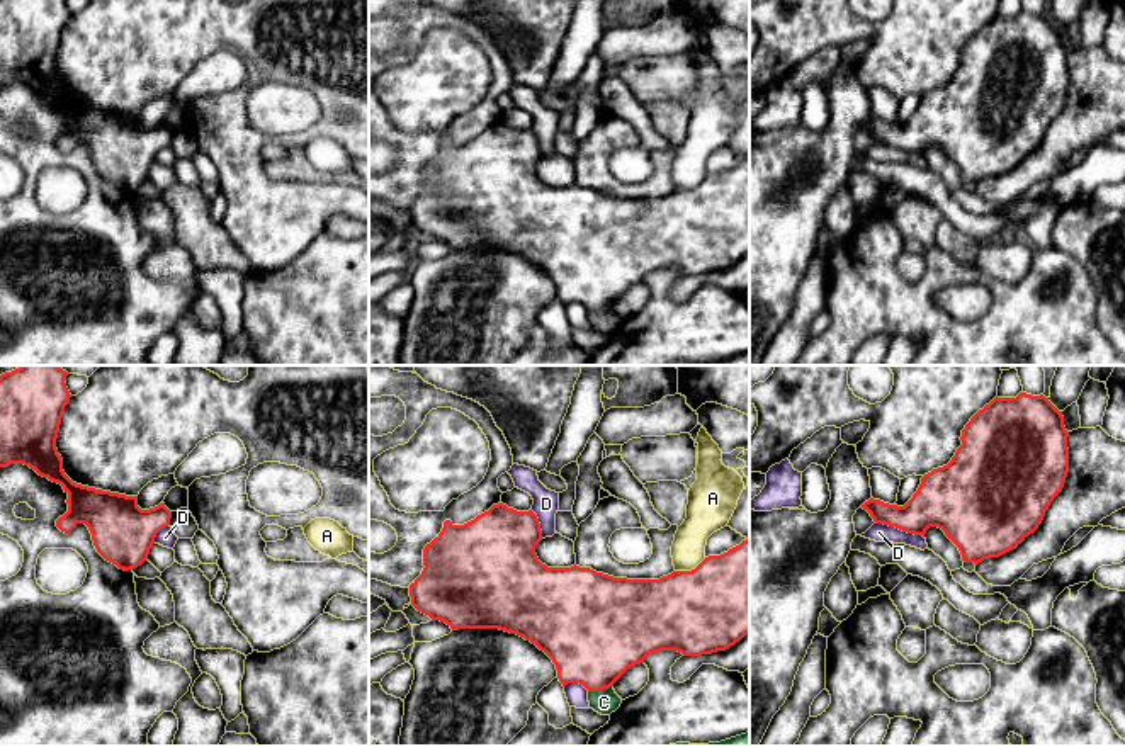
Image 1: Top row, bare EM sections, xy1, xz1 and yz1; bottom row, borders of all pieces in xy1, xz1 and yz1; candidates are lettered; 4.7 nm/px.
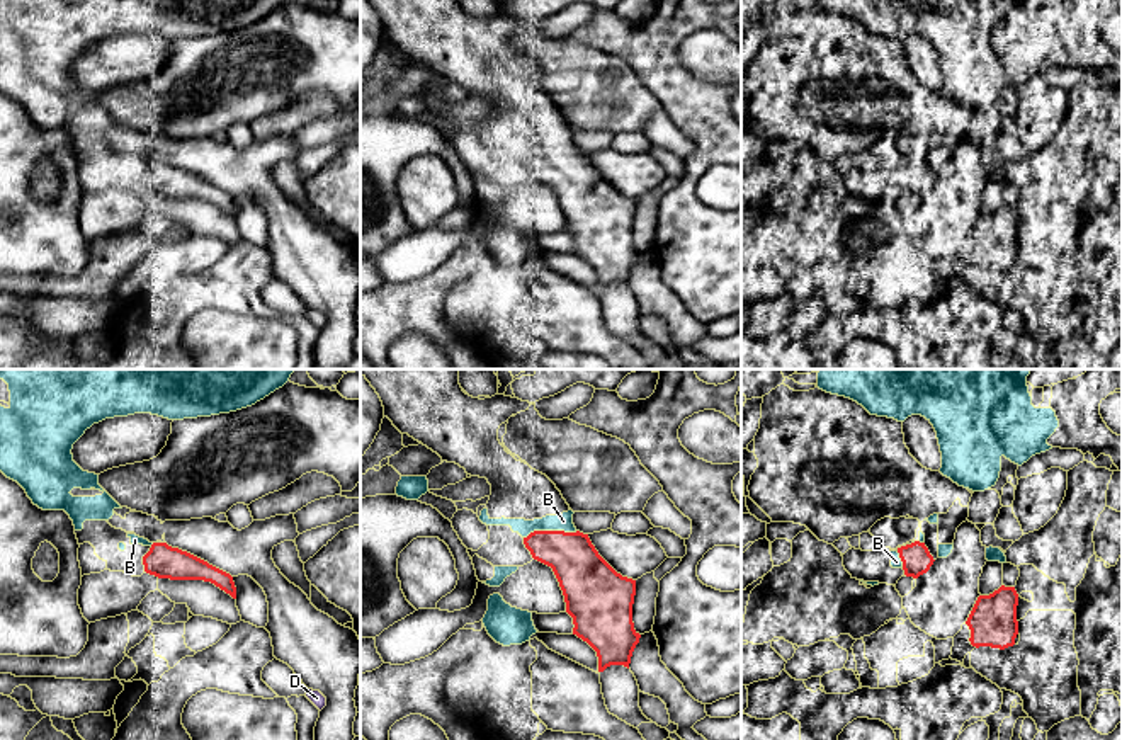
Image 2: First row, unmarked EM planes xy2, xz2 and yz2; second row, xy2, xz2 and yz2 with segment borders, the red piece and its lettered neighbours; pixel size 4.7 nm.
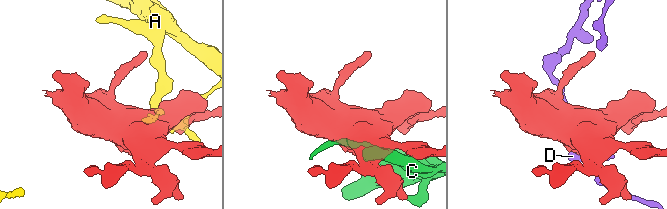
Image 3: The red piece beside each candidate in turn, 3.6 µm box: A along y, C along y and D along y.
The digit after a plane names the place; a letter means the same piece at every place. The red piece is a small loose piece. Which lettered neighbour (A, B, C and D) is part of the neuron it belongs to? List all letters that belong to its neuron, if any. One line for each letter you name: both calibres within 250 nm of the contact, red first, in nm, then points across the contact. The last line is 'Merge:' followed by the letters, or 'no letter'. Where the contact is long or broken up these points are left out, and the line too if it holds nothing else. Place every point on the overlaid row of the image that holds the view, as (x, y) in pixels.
Merge: no letter

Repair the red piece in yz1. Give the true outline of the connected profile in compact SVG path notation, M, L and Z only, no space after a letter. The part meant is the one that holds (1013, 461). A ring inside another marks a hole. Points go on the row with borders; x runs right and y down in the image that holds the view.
M1043 394L996 396L965 425L952 461L924 474L904 506L870 498L862 508L875 523L914 535L924 537L930 527L938 527L958 547L962 561L977 566L1016 549L1038 528L1069 472L1067 437L1062 411Z

